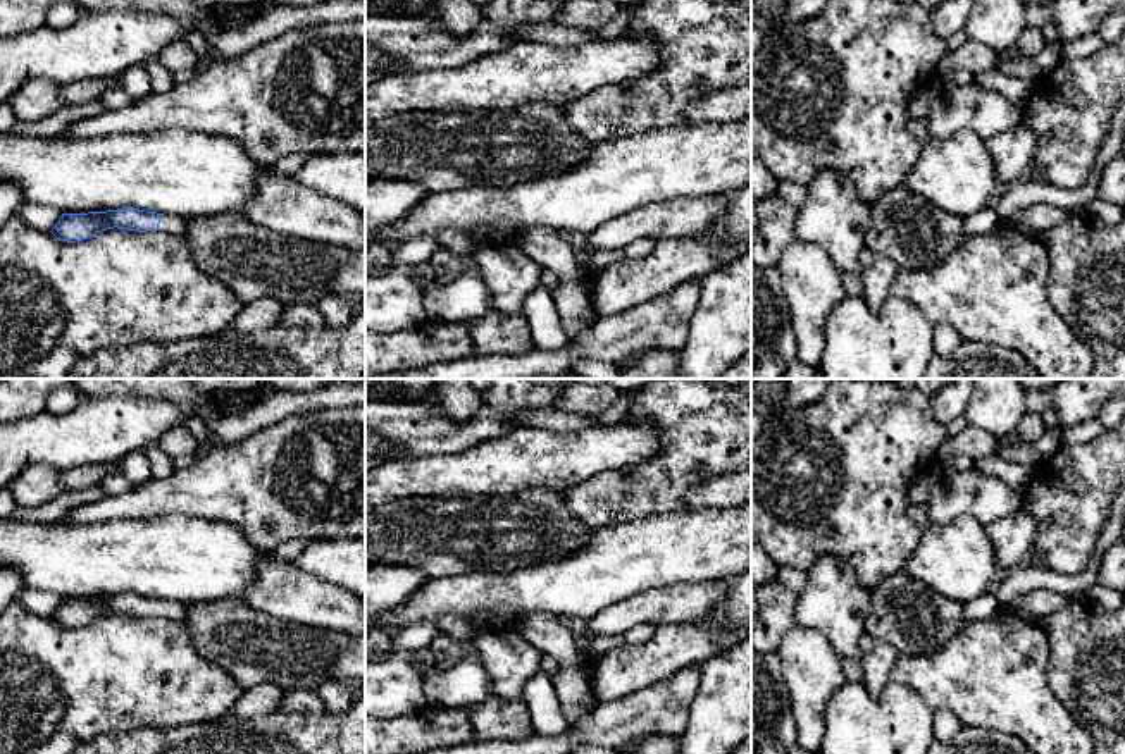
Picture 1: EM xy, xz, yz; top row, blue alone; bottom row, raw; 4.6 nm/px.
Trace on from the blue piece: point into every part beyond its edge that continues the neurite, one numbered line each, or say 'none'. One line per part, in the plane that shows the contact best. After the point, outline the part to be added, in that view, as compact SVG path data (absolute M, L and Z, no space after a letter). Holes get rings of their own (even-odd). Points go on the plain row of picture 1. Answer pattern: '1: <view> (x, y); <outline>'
1: xy (173, 610); M162 601L158 609L160 618L169 618L176 621L183 621L184 615L186 615L186 604L177 601Z

